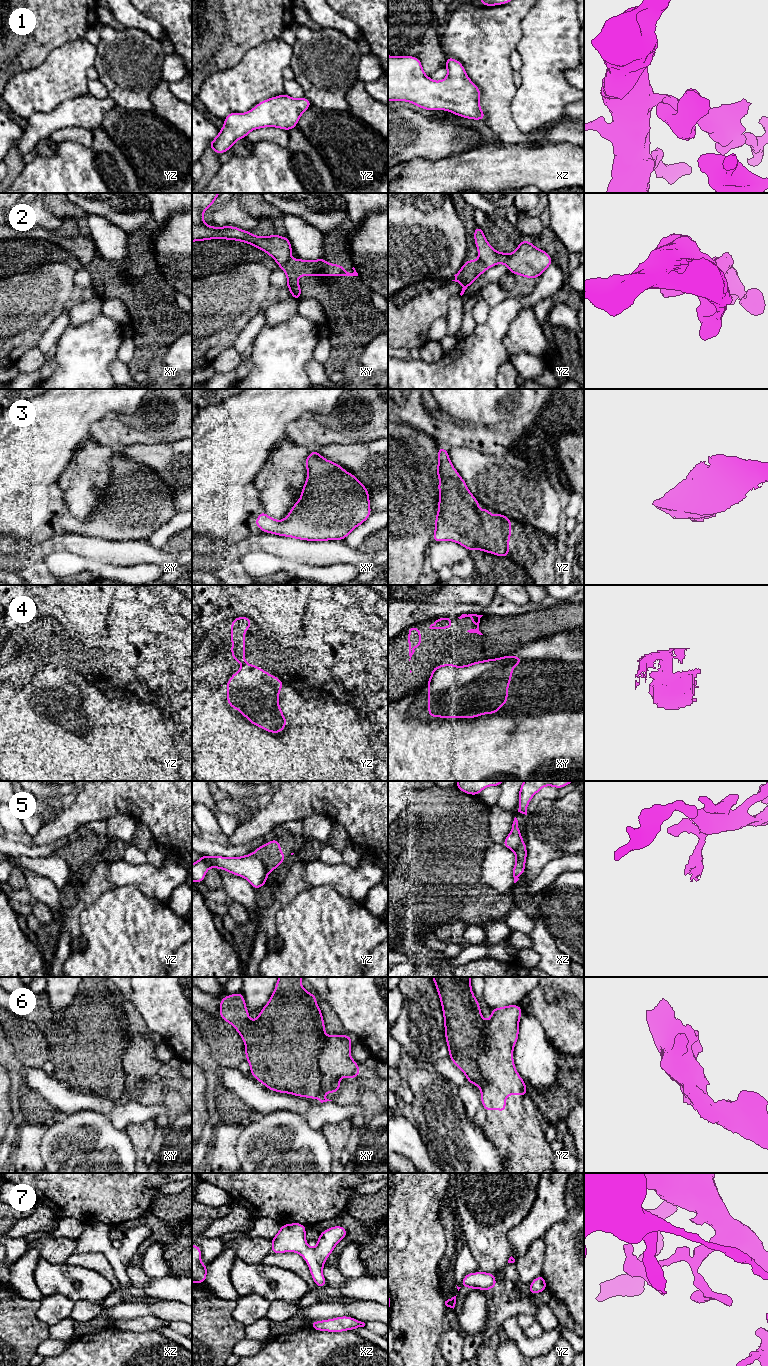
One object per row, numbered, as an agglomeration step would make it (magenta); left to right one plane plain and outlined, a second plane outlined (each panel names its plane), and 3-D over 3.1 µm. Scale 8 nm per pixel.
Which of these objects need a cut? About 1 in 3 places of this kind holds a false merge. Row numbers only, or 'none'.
2, 4, 5, 6

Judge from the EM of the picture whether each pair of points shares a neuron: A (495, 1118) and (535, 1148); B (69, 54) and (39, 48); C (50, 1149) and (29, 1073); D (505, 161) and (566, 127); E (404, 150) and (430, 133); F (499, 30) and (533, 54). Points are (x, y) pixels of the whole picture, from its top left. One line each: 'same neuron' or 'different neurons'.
A: same neuron
B: different neurons
C: different neurons
D: different neurons
E: same neuron
F: different neurons

